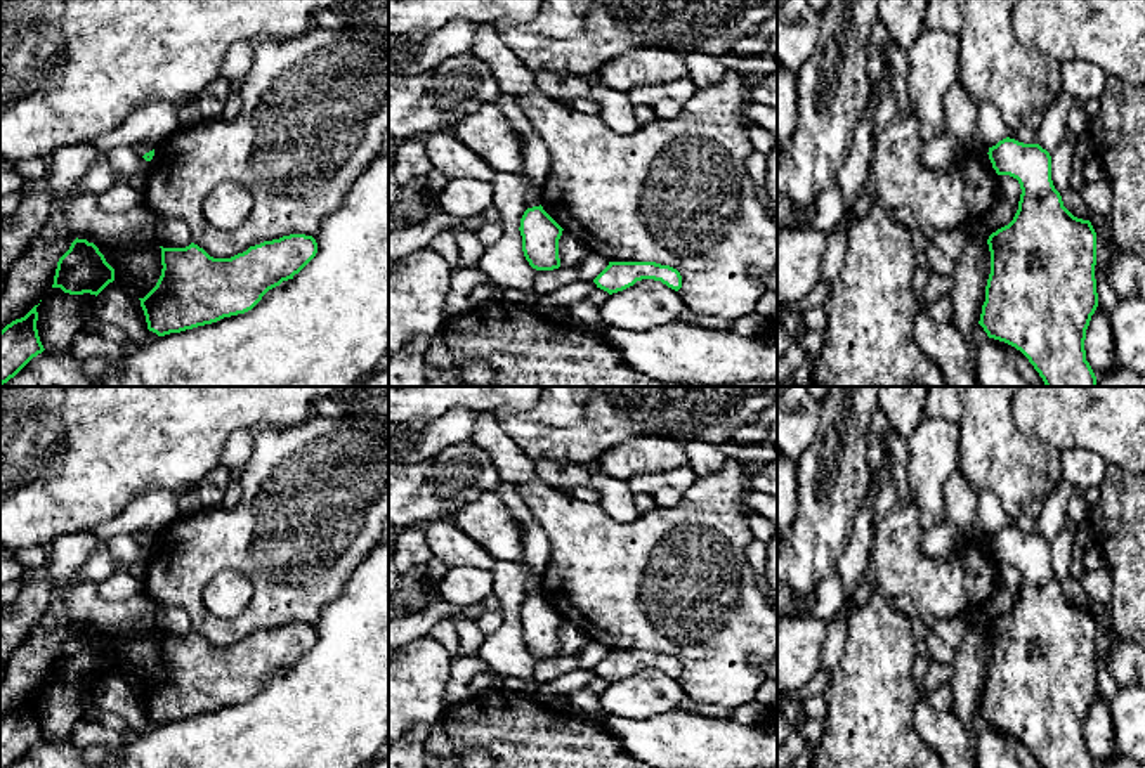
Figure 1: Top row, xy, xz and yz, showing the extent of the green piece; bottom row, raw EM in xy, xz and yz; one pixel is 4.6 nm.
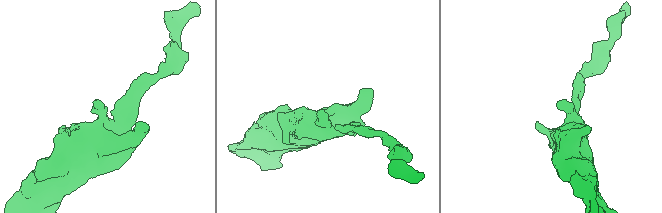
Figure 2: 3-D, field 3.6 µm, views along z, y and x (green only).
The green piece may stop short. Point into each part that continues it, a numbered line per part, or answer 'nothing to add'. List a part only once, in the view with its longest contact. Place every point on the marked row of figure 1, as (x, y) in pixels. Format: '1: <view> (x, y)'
1: xy (111, 257)

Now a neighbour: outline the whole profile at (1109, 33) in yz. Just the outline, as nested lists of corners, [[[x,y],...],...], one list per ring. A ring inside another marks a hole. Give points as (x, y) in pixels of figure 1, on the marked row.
[[[1018,0],[1011,28],[1022,47],[1060,64],[1079,59],[1126,83],[1145,81],[1145,0]]]

